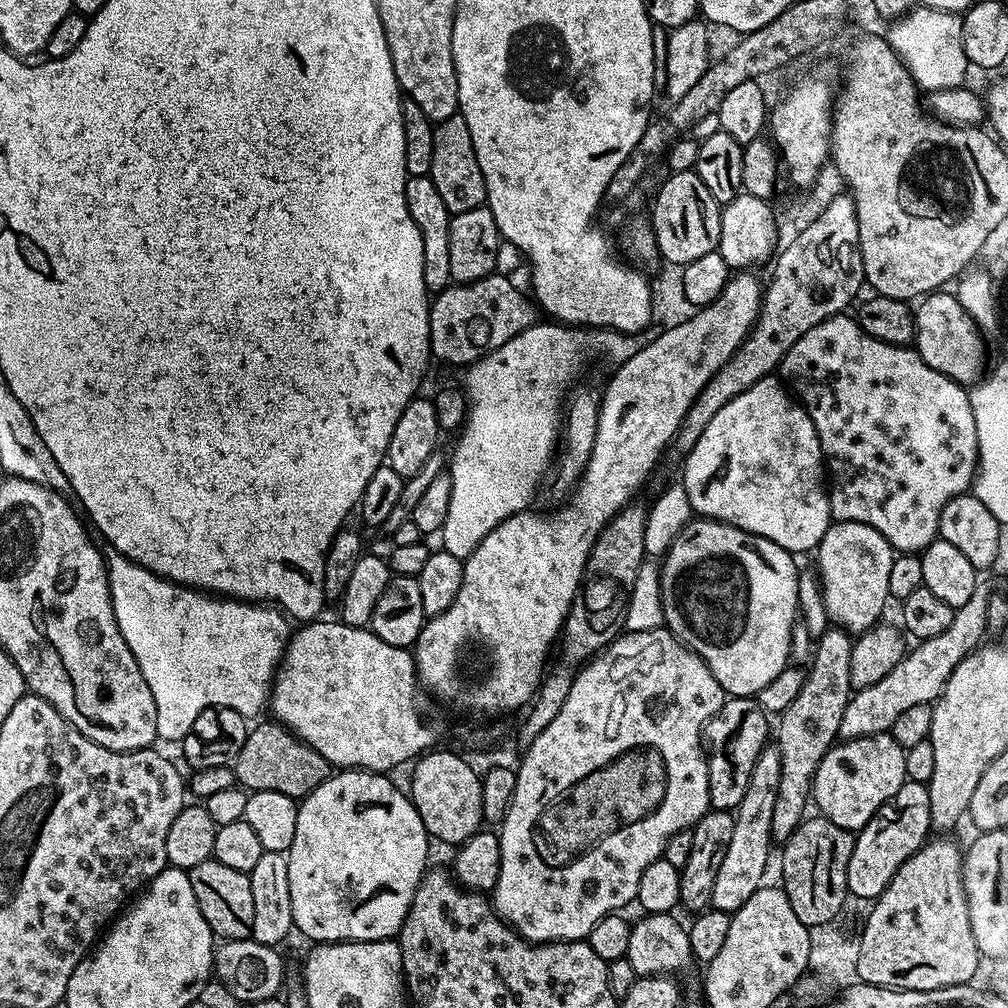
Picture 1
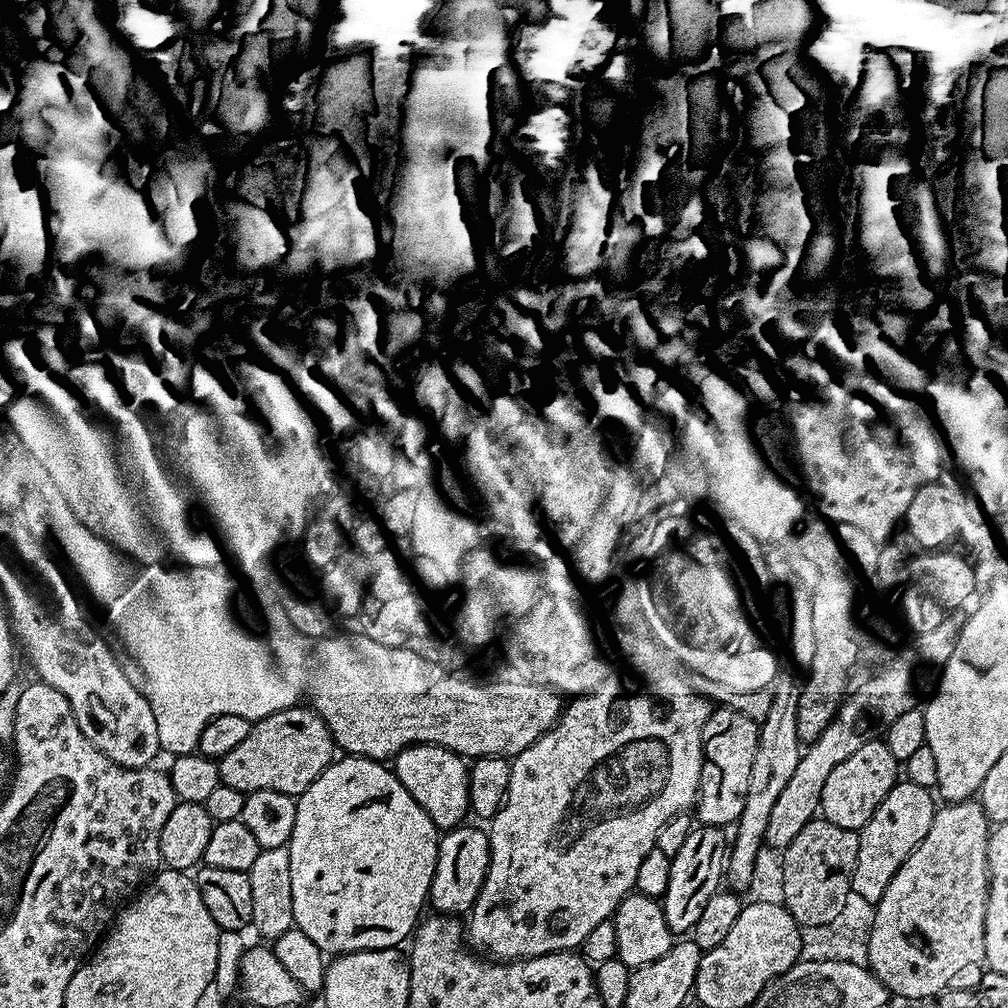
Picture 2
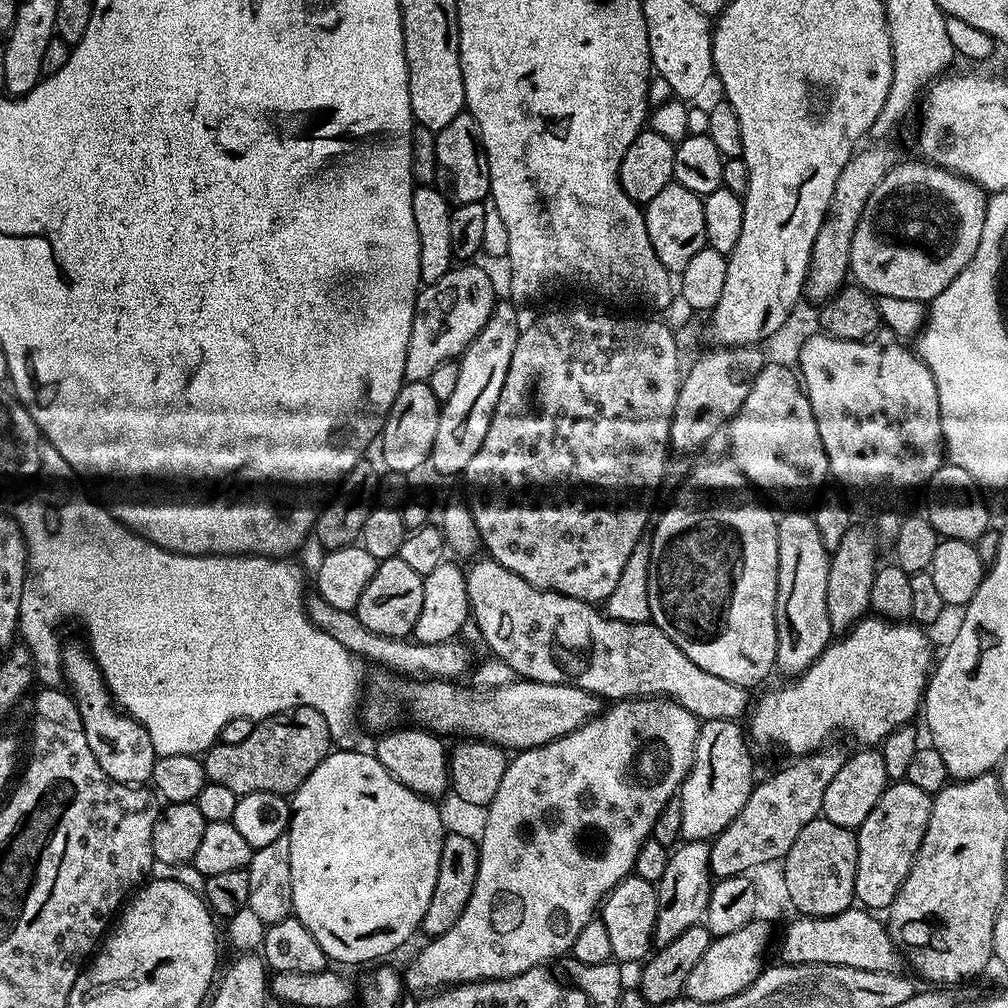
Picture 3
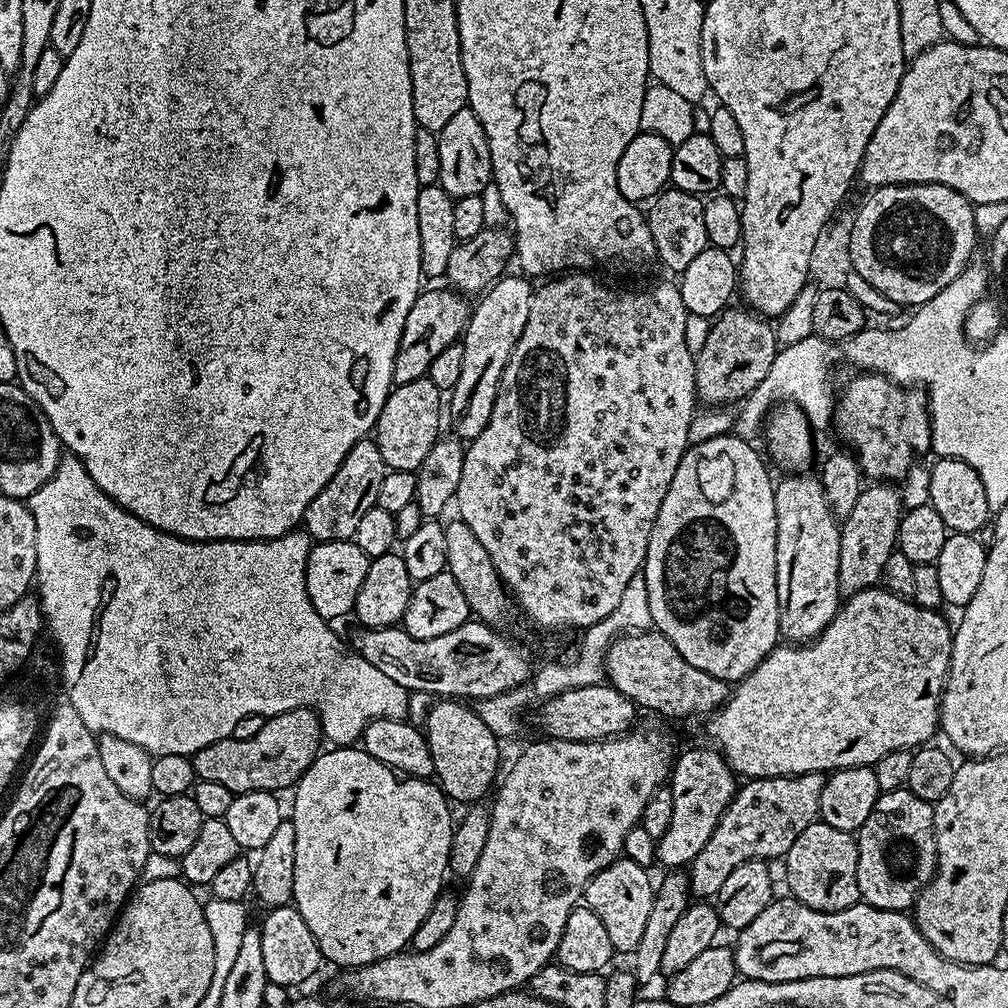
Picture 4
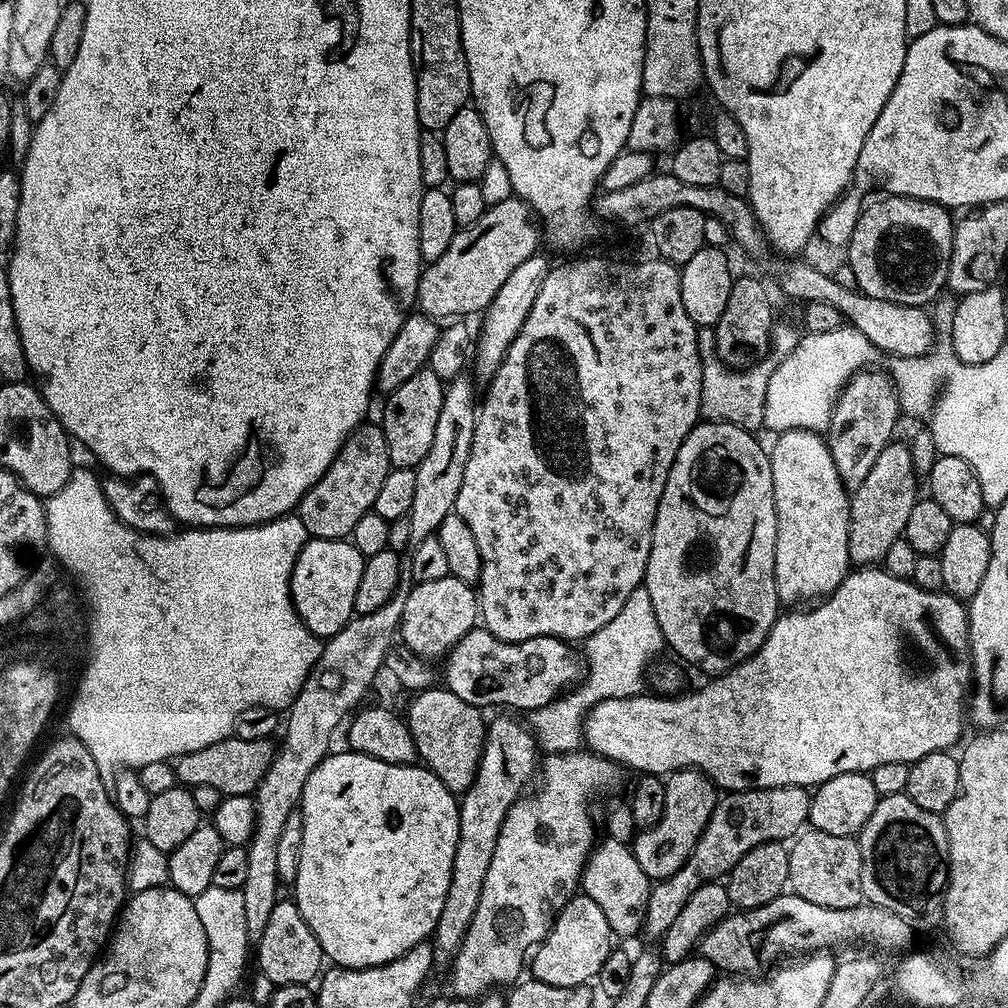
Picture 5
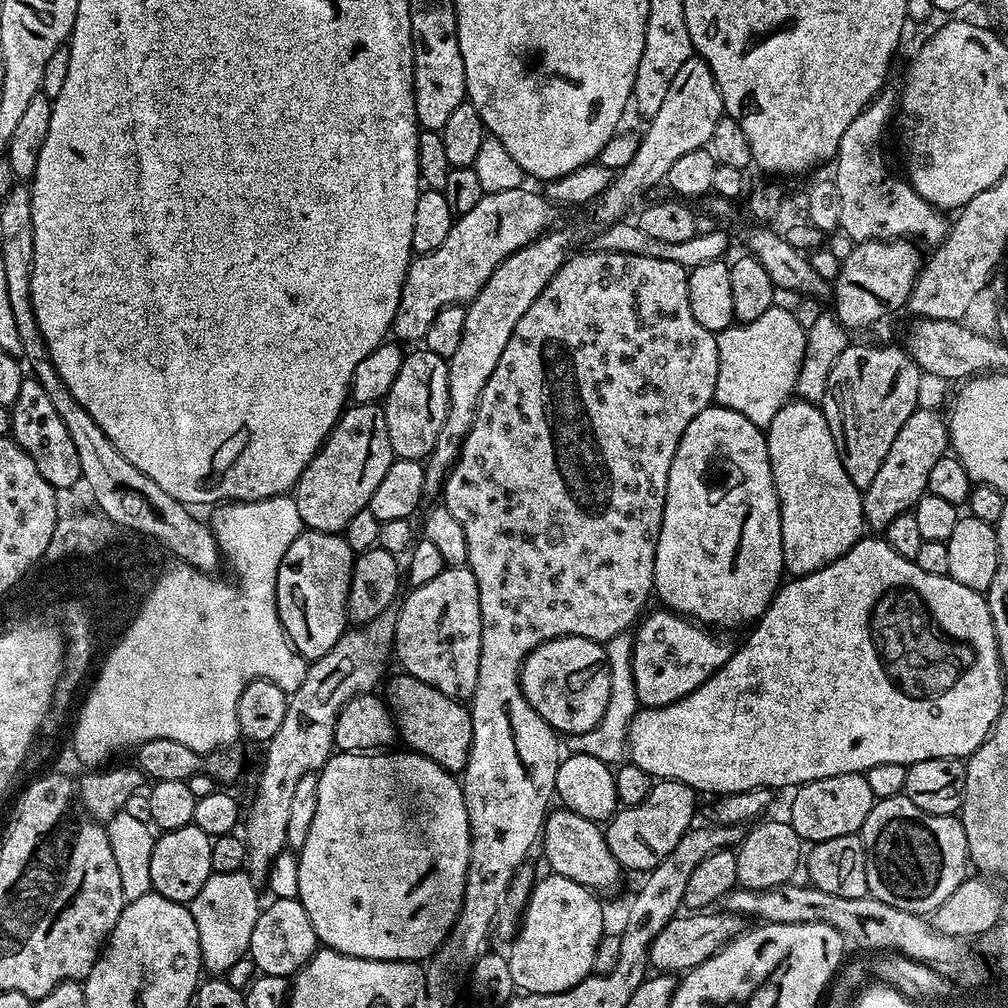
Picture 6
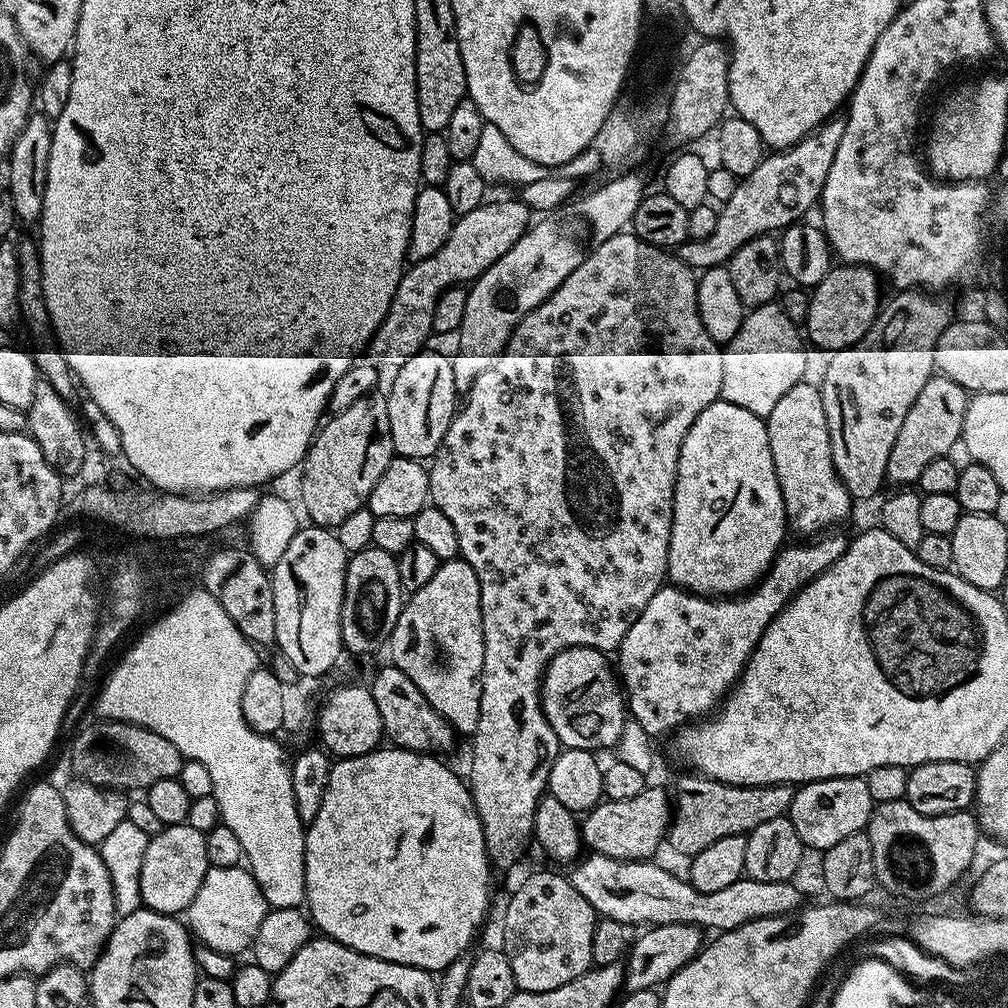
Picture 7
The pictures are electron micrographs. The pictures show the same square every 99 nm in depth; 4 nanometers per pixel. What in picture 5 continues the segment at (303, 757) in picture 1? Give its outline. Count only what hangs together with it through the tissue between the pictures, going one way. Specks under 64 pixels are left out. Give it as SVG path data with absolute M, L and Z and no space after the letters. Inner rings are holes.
M235 734L230 735L210 746L202 746L202 750L175 757L176 779L189 789L214 786L214 790L218 790L221 797L252 796L276 756L277 745L272 743L271 739L247 740Z

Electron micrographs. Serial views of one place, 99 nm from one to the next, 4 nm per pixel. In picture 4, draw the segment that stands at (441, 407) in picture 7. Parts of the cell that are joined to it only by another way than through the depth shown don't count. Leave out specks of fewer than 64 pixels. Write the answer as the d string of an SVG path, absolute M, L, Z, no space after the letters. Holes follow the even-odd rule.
M428 377L397 385L389 393L374 429L385 467L389 471L416 472L436 444L440 433L441 390Z

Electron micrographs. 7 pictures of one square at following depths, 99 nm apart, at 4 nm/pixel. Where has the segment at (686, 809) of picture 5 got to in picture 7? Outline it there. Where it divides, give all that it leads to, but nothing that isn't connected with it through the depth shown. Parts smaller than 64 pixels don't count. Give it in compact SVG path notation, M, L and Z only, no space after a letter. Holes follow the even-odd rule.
M645 786L642 794L634 798L625 798L623 802L605 799L596 805L591 812L587 813L582 820L582 840L588 844L593 853L597 856L609 856L615 860L647 860L651 861L652 856L660 848L660 843L665 843L670 827L670 796L660 788Z

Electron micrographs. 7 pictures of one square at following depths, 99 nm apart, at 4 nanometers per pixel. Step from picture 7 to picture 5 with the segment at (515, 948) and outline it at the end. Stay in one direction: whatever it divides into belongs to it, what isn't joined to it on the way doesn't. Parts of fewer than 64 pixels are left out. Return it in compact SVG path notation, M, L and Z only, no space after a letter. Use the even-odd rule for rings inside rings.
M577 894L556 913L548 929L548 937L537 944L531 953L531 979L558 987L587 985L595 981L596 975L602 970L602 962L606 962L613 947L614 933L601 908L589 896Z

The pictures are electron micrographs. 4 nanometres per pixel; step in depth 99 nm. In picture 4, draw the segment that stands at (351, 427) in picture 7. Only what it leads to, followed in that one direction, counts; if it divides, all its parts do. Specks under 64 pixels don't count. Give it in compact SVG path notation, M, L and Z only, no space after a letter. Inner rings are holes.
M375 439L359 440L350 450L350 454L346 454L342 466L338 466L334 478L330 478L330 482L322 486L318 498L314 498L310 506L306 506L302 524L313 541L353 539L358 530L358 522L365 517L368 510L376 506L385 471L382 454L379 453Z

